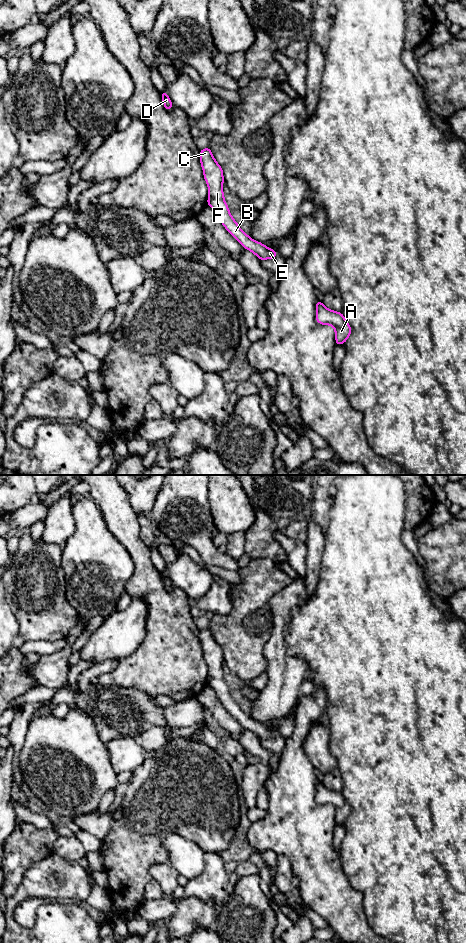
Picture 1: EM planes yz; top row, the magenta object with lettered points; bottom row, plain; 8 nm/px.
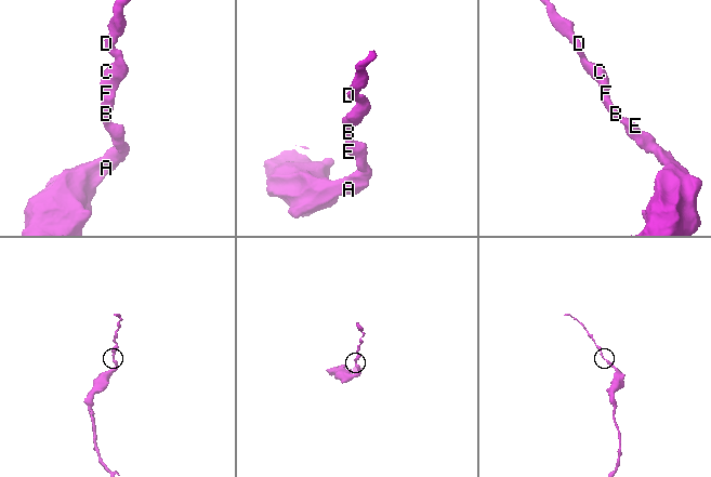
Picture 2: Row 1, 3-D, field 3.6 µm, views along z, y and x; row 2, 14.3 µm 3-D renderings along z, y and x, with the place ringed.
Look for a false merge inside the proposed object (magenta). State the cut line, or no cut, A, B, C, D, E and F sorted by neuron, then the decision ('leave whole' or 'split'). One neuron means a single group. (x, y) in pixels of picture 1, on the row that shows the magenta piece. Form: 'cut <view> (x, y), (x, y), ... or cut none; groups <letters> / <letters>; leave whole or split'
cut none; groups A B C D E F; leave whole

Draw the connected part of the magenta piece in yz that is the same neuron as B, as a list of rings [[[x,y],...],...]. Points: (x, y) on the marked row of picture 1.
[[[210,148],[200,150],[200,162],[209,196],[207,204],[215,211],[226,230],[245,248],[253,252],[260,260],[275,258],[278,254],[274,249],[255,241],[245,234],[229,212],[223,194],[223,170],[216,162]]]

